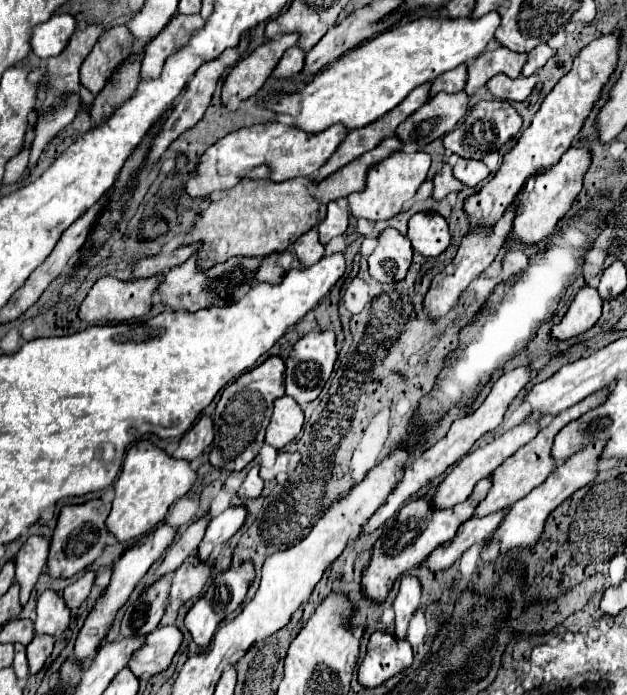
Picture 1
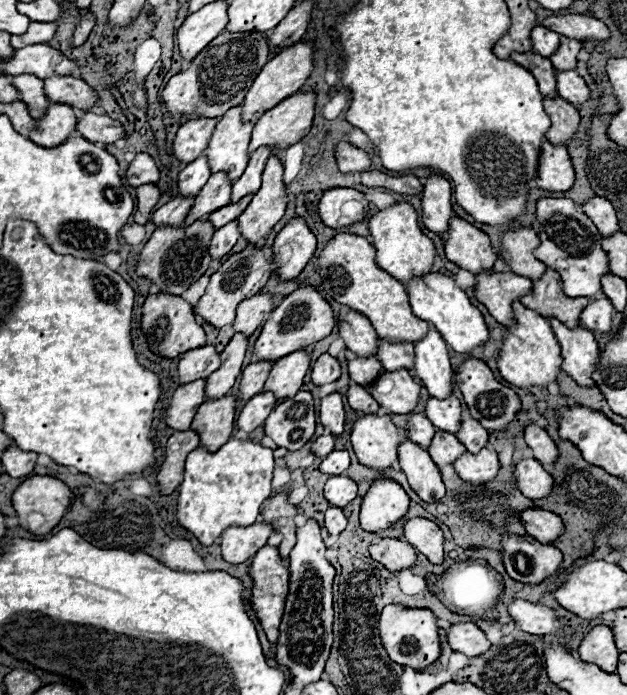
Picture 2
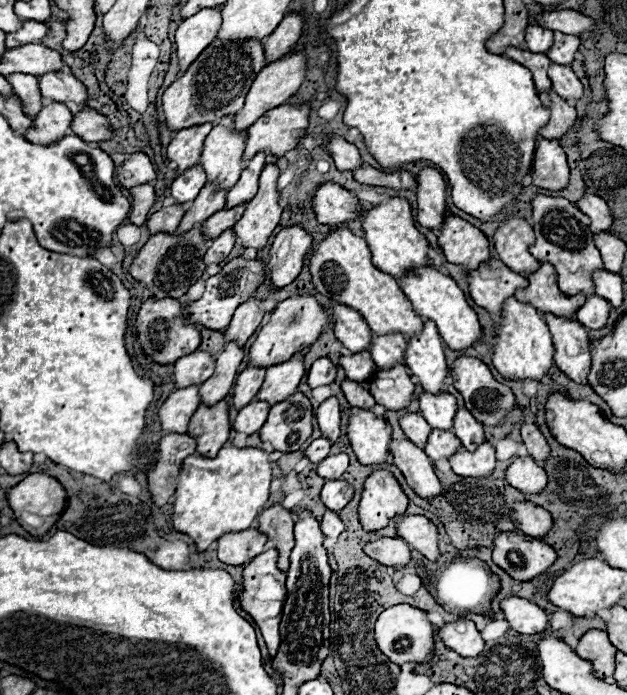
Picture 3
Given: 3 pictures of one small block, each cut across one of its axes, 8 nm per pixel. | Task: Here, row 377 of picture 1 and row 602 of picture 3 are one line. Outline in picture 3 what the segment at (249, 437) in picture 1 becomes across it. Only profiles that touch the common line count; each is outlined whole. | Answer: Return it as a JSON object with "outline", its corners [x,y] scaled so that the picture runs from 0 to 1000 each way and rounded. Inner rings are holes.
{"outline":[[[431,788],[418,797],[411,797],[399,812],[389,814],[389,849],[386,855],[380,858],[383,863],[383,872],[386,878],[392,878],[405,895],[411,898],[421,921],[424,921],[424,929],[427,929],[427,938],[431,944],[440,944],[443,938],[443,929],[447,929],[447,912],[443,912],[443,898],[447,898],[447,886],[450,886],[450,869],[453,869],[453,858],[456,858],[456,826],[443,817],[443,794],[440,788]]]}

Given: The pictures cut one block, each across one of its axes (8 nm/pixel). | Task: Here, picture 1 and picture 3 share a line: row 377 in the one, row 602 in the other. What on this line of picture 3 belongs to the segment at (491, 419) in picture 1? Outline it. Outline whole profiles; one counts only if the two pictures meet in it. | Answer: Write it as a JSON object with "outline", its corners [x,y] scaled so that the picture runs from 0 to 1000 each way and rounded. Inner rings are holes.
{"outline":[[[807,860],[797,866],[817,906],[829,912],[858,912],[874,904],[874,883],[839,860]]]}

